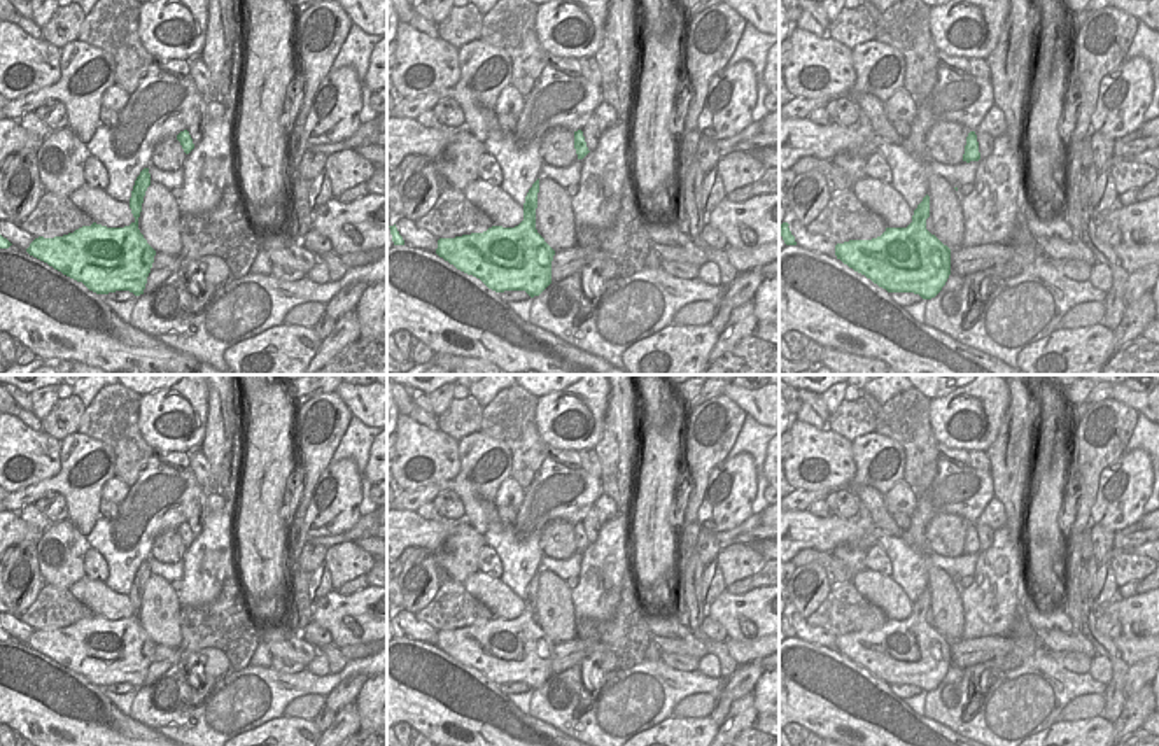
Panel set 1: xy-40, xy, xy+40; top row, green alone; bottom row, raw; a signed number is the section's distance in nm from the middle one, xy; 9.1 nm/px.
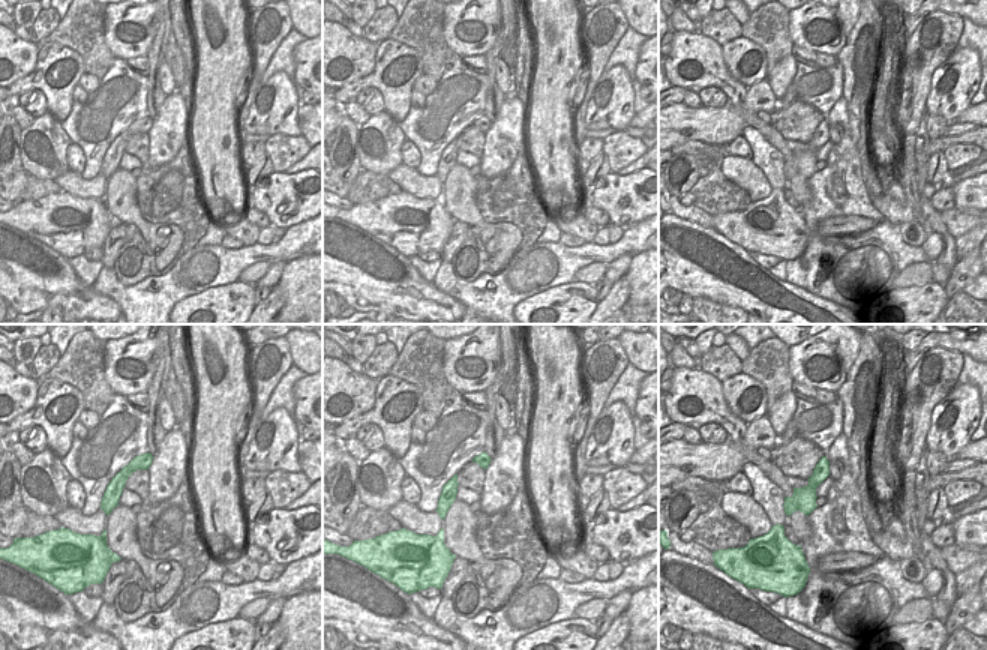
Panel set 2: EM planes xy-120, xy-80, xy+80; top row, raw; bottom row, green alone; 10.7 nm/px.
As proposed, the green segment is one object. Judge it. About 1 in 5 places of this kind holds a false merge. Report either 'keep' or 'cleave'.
keep

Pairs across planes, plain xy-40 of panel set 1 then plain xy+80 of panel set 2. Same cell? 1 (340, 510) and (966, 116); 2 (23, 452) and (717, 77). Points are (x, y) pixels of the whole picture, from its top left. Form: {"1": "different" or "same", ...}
{"1": "different", "2": "same"}

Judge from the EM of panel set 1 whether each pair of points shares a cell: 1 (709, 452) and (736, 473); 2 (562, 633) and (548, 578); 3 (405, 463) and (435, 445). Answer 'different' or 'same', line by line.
1: different
2: same
3: same

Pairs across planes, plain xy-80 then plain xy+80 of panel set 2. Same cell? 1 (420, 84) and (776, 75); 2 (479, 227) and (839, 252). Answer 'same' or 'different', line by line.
1: different
2: different

